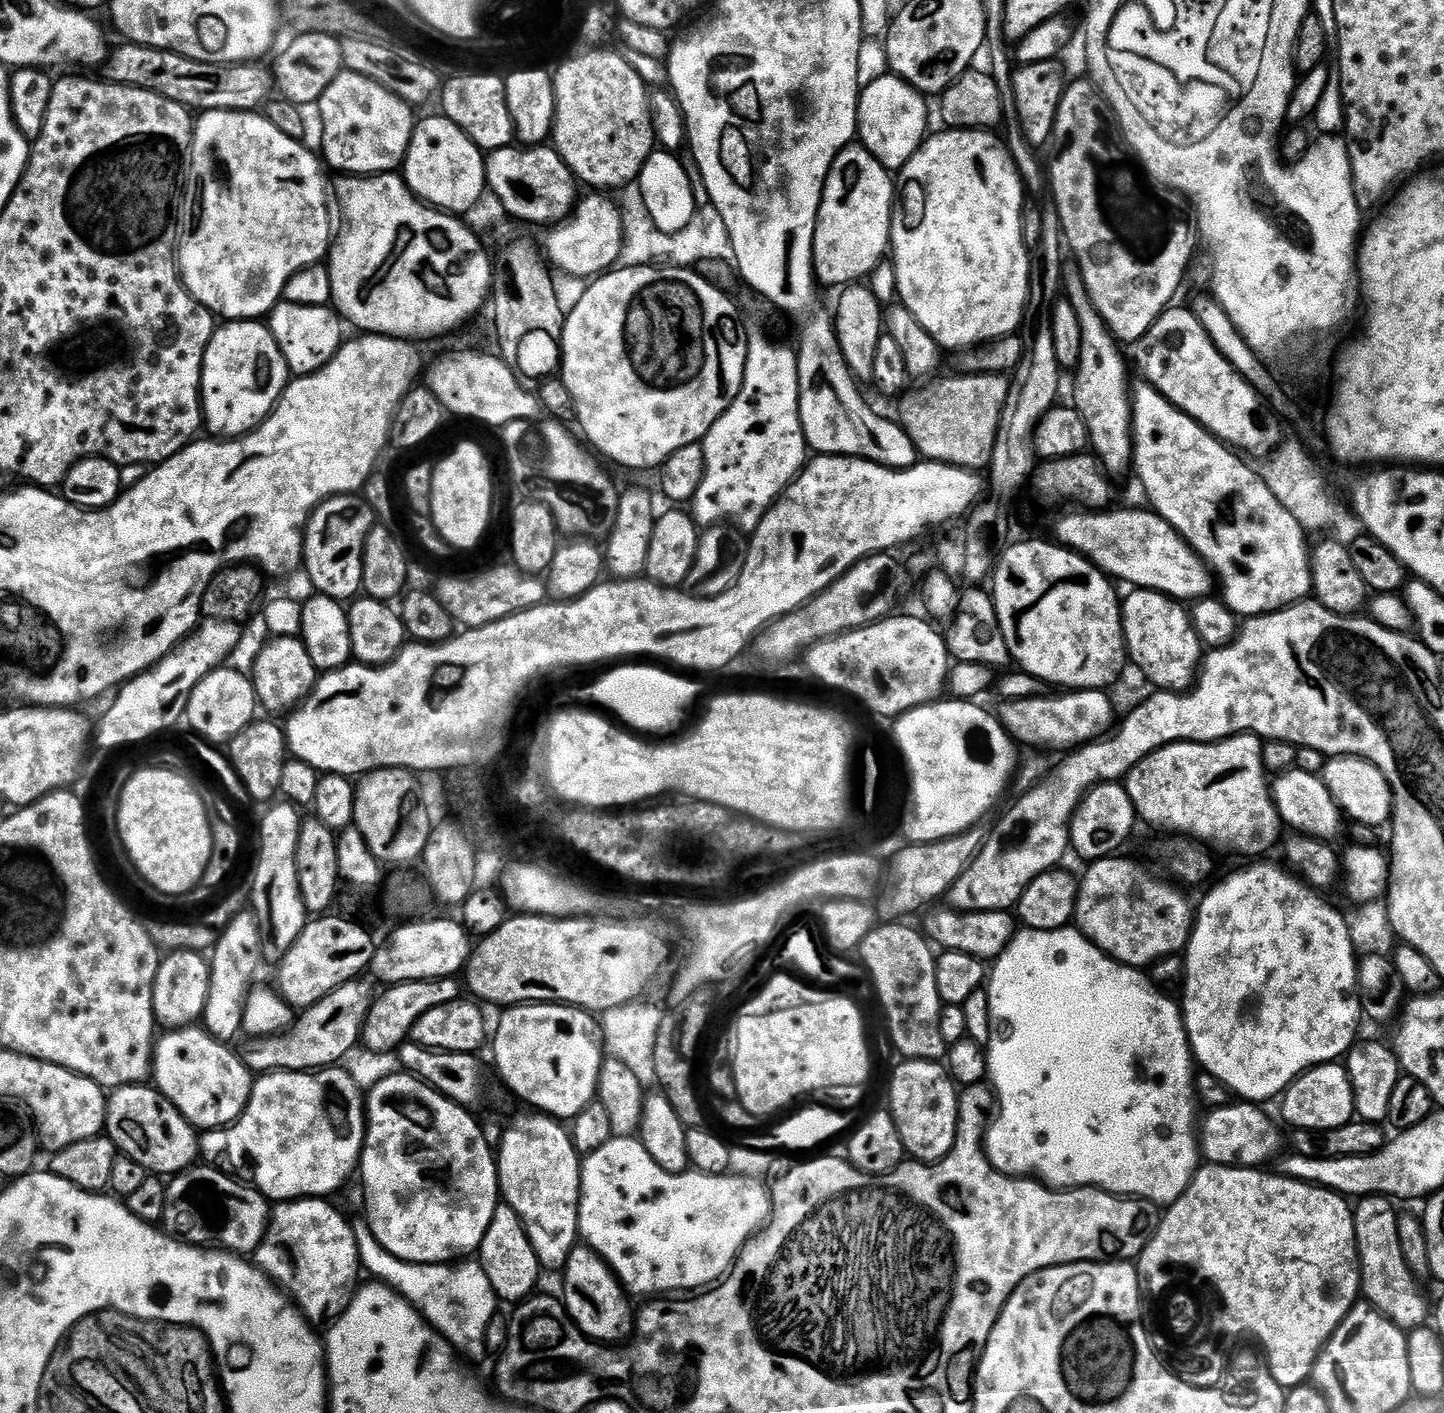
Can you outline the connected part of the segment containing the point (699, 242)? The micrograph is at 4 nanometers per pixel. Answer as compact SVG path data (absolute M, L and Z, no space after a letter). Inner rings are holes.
M632 181L621 189L618 196L618 207L623 218L625 242L624 249L620 251L620 256L614 265L615 269L649 267L654 263L665 261L662 260L664 258L672 258L671 263L675 267L693 267L696 263L706 260L723 260L729 268L736 268L738 264L728 232L723 228L708 231L702 218L695 218L680 232L674 234L658 231L646 209L642 190L637 181Z

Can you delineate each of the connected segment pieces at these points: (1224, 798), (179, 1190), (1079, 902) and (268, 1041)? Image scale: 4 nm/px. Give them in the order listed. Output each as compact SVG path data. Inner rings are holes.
M1245 734L1217 740L1215 744L1167 744L1157 752L1151 752L1126 777L1137 817L1156 828L1169 828L1172 834L1183 834L1209 845L1225 844L1228 848L1237 848L1244 856L1252 856L1248 858L1263 857L1260 856L1263 852L1277 847L1282 836L1280 811L1272 799L1270 780L1266 778L1263 748L1261 737Z
M193 1166L167 1181L166 1210L162 1228L172 1239L204 1246L216 1239L221 1249L233 1254L252 1254L268 1228L269 1201L255 1188L211 1166Z
M1105 858L1094 860L1087 865L1084 880L1079 881L1076 894L1075 927L1079 928L1088 941L1098 946L1107 956L1113 956L1119 964L1129 964L1131 968L1147 969L1164 956L1183 953L1192 937L1194 908L1184 901L1184 896L1171 883L1160 880L1144 880L1144 872L1132 860Z
M357 978L338 986L322 1002L303 1009L294 1027L278 1036L268 1036L255 1041L252 1053L246 1056L246 1063L253 1073L307 1072L330 1068L341 1063L340 1059L355 1044L361 1043L364 1023L372 1009L374 991L364 978Z

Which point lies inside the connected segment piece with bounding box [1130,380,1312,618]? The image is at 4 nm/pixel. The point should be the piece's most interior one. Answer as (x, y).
(1255, 549)

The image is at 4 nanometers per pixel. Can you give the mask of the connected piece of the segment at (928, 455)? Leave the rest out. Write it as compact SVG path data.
M1004 374L959 375L949 380L937 379L934 382L937 384L922 392L909 391L899 401L898 420L924 460L984 470L993 463L998 452L998 441L1001 439L998 426L1006 406L1010 380Z

